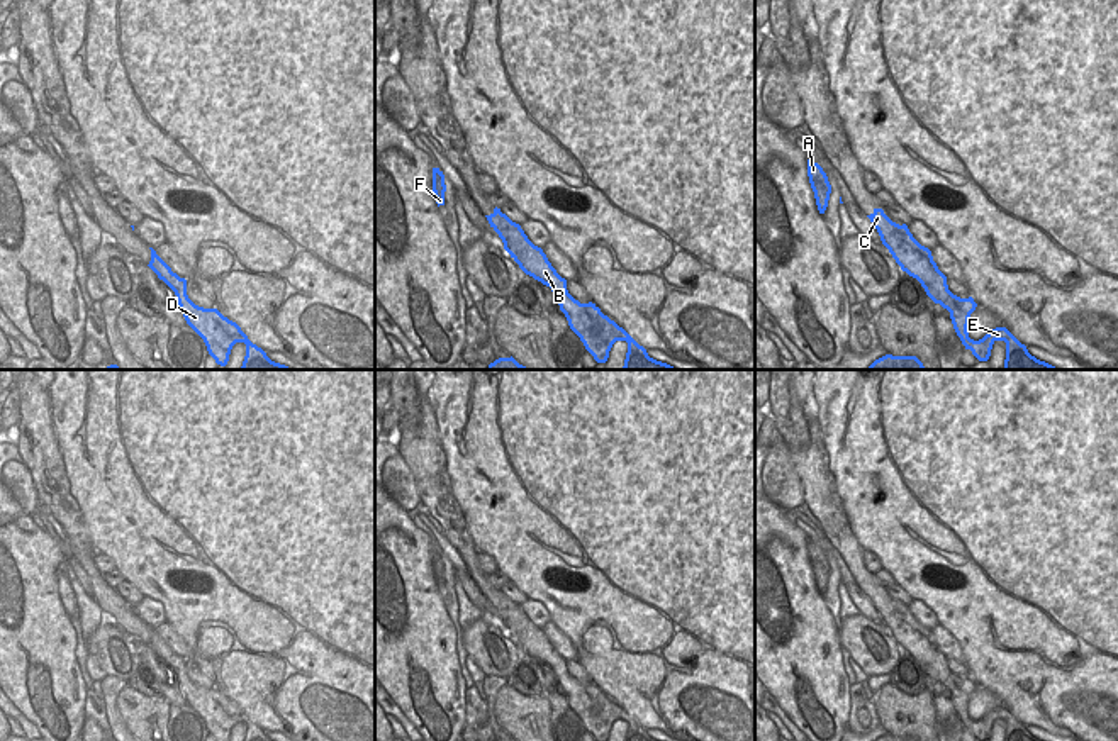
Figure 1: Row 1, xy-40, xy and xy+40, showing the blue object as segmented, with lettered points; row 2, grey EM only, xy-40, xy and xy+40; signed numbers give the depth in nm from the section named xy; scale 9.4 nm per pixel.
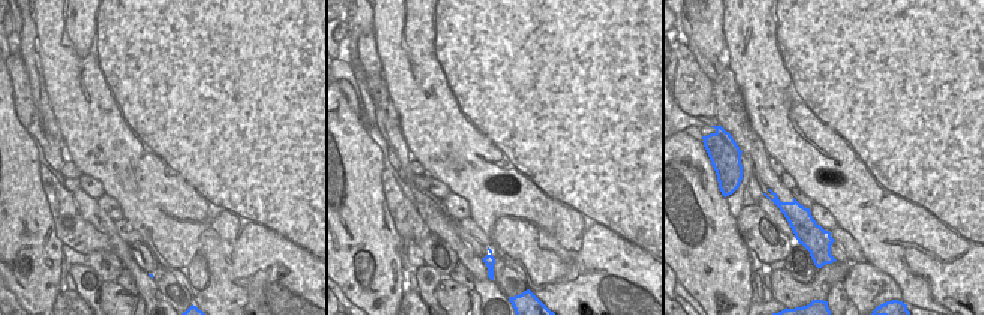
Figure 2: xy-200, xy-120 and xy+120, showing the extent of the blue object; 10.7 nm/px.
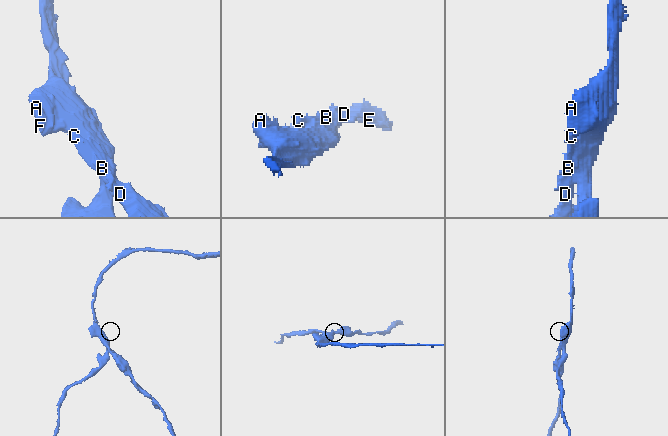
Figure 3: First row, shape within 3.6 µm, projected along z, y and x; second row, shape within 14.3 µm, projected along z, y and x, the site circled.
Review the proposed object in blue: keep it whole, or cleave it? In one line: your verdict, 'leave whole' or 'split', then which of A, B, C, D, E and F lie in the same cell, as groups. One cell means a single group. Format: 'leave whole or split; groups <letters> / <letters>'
split; groups A F / B C D E

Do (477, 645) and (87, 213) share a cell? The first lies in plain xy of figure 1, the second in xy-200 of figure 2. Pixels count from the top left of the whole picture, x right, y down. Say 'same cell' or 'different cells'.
different cells

